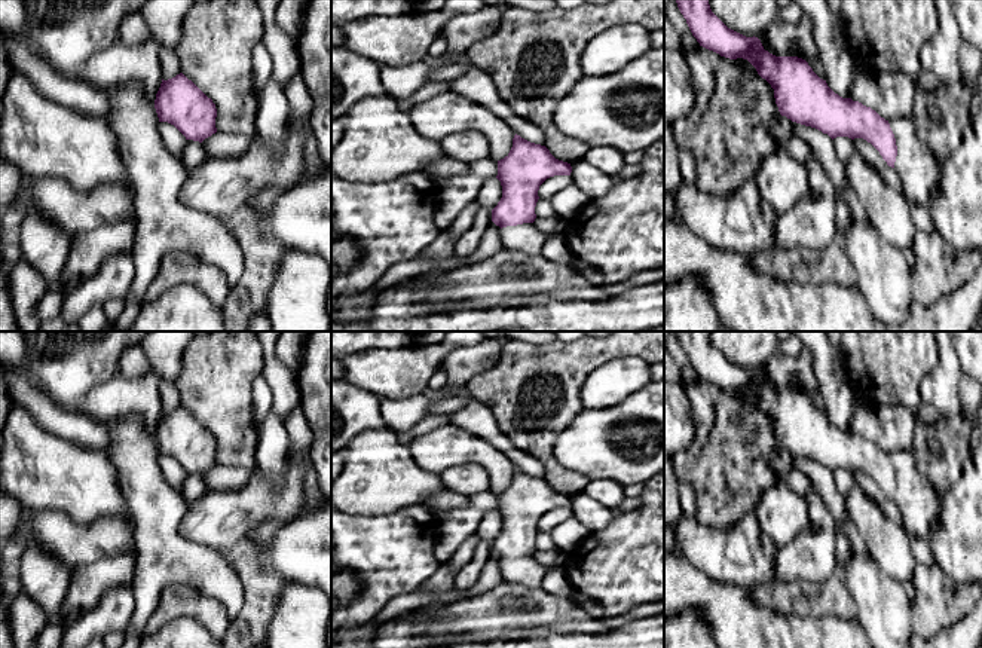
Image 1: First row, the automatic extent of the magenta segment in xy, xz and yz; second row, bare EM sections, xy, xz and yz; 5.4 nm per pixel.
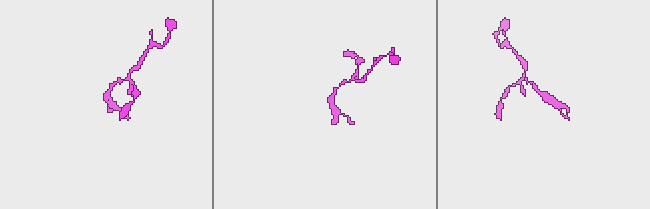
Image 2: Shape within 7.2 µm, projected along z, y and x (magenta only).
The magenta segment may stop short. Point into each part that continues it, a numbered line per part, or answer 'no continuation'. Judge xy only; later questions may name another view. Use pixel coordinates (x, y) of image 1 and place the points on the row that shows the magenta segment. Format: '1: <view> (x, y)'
no continuation

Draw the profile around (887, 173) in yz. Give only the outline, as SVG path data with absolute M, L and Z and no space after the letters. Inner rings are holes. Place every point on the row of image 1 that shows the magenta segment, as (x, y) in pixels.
M884 166L879 171L882 180L885 181L887 186L890 186L894 190L902 190L902 184L900 184L900 178L897 175L897 172L891 168L891 166Z

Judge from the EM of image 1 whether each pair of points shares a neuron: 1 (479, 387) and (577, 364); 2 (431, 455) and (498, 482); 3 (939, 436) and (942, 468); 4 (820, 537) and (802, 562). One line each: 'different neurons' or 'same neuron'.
1: same neuron
2: same neuron
3: same neuron
4: same neuron

